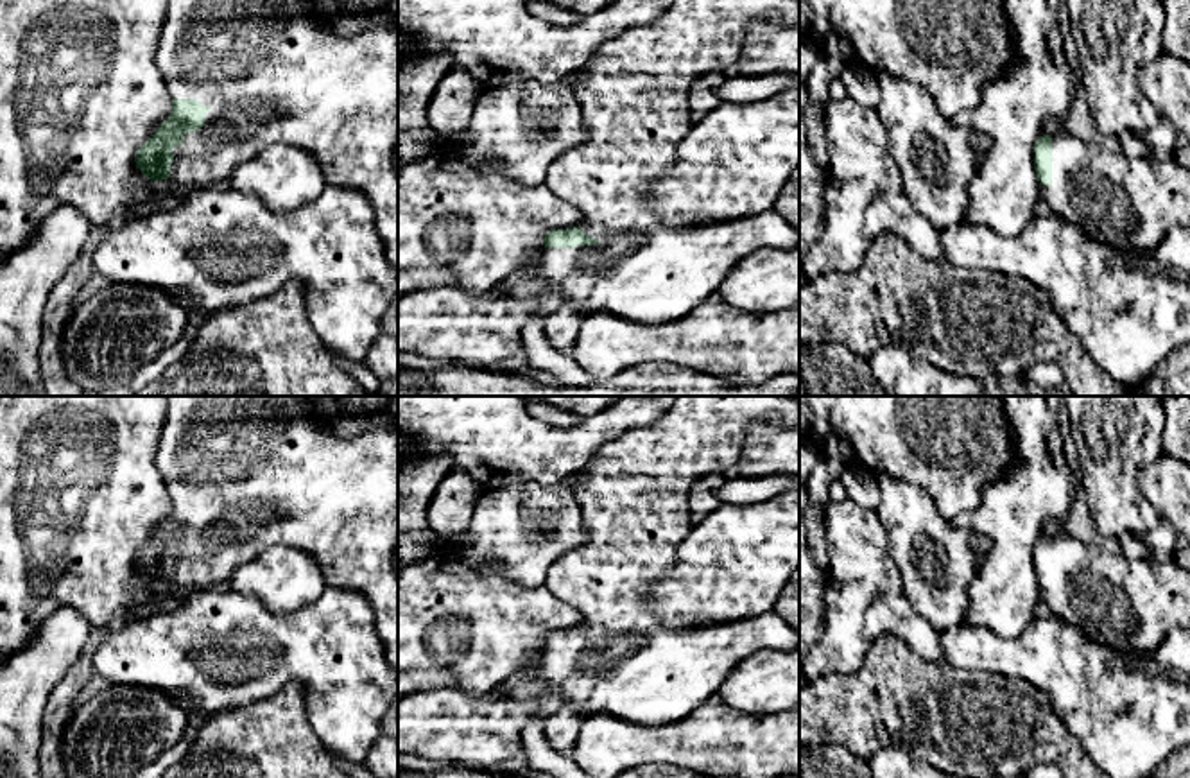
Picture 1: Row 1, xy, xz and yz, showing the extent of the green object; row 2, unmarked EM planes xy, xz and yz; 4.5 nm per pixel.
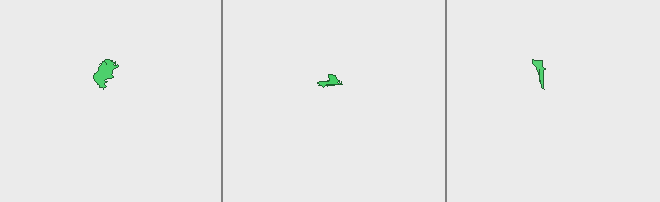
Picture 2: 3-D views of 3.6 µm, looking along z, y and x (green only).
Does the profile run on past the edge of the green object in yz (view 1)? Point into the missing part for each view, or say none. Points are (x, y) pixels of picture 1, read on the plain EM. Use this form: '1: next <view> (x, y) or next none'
1: next yz (1128, 605)

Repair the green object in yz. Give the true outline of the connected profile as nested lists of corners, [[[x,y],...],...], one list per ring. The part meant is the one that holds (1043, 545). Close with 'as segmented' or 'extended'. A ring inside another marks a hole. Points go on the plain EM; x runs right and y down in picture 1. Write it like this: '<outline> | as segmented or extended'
[[[1065,531],[1034,545],[1041,601],[1088,640],[1151,653],[1172,629],[1190,633],[1190,572],[1167,559],[1127,559]]] | extended

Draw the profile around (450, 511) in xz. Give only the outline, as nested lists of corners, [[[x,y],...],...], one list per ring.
[[[452,468],[437,486],[428,511],[428,529],[444,541],[468,529],[475,506],[484,493],[480,480],[468,471]]]

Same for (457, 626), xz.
[[[443,547],[430,558],[400,566],[398,574],[398,699],[414,692],[457,687],[471,696],[498,688],[507,678],[527,672],[545,649],[545,635],[577,627],[582,613],[557,599],[545,584],[527,588],[509,581],[500,563],[480,570],[453,549]]]

